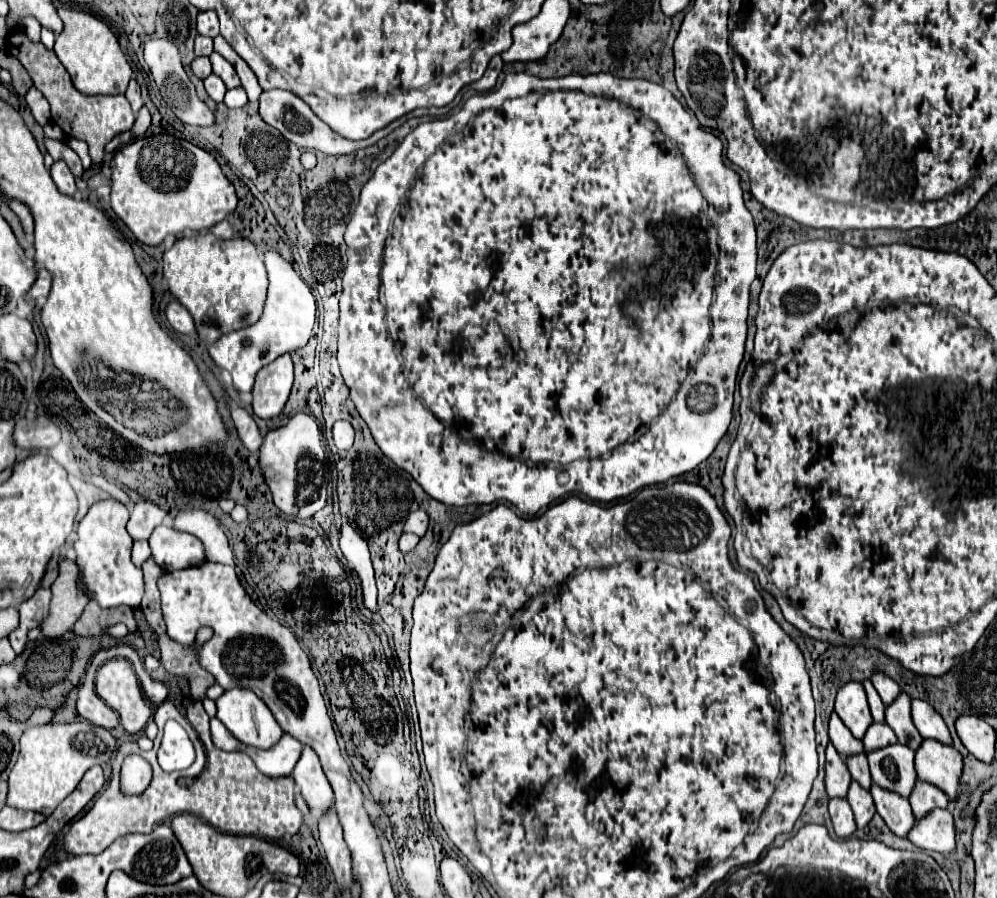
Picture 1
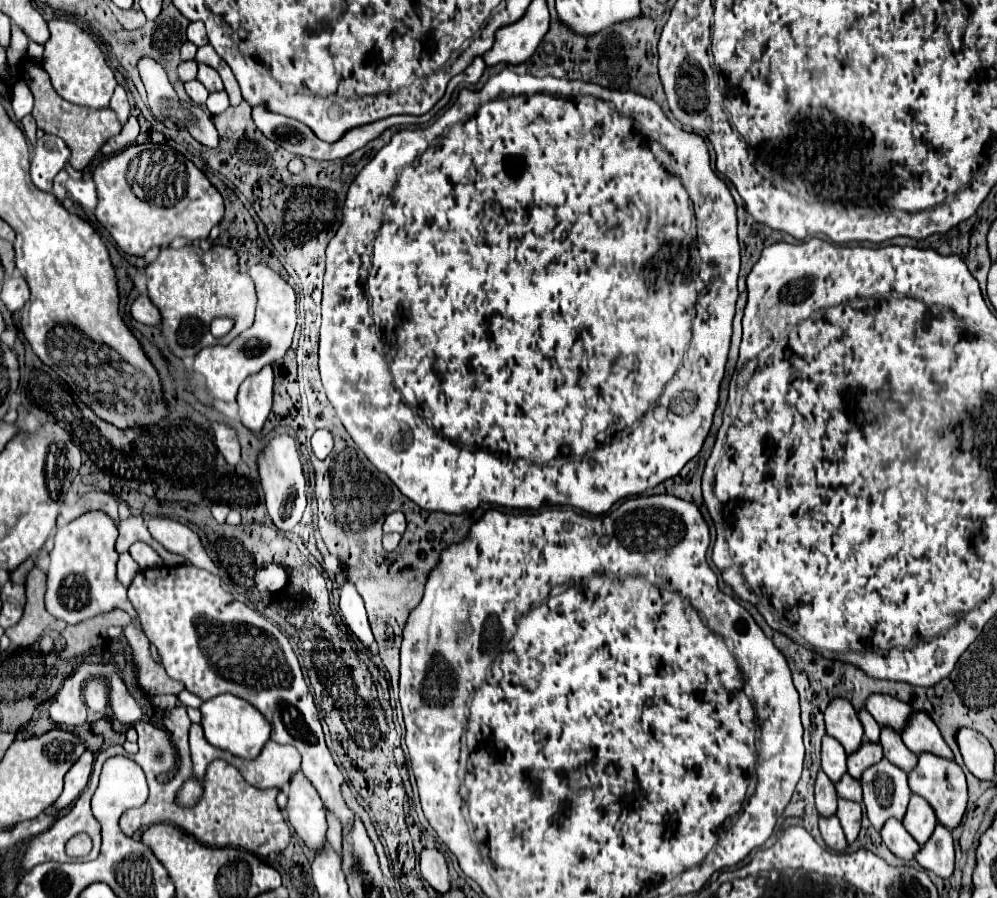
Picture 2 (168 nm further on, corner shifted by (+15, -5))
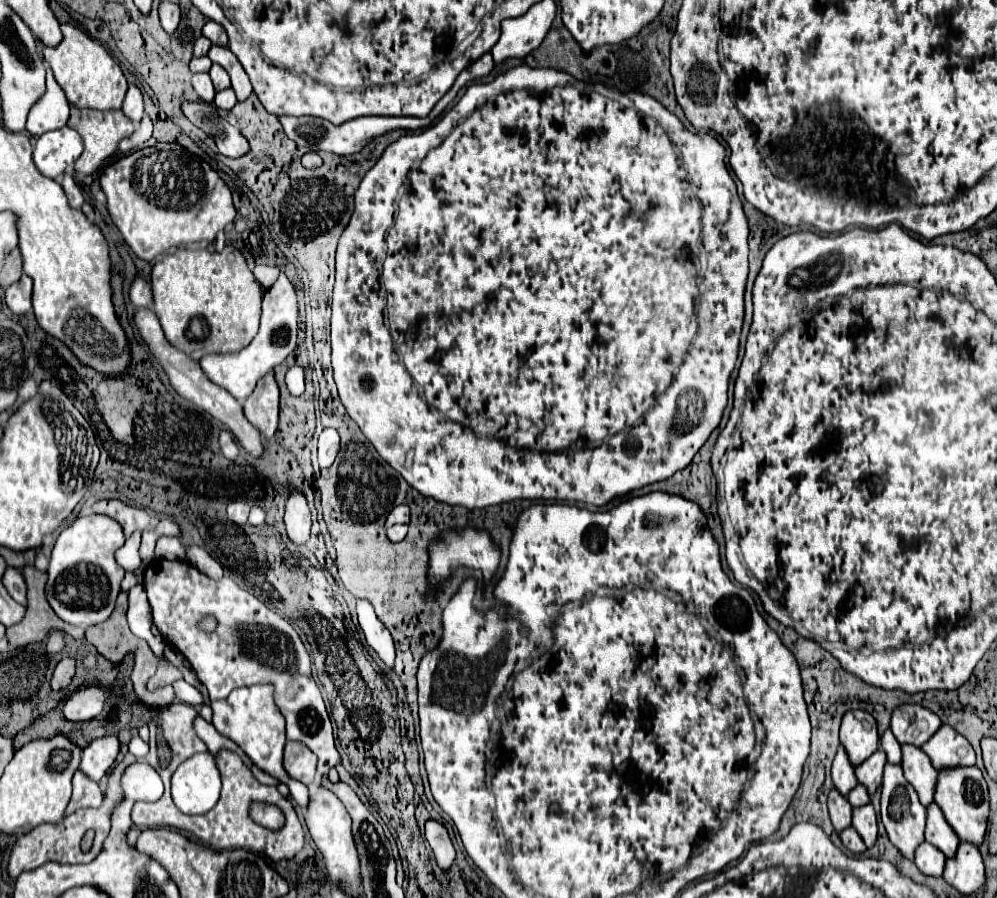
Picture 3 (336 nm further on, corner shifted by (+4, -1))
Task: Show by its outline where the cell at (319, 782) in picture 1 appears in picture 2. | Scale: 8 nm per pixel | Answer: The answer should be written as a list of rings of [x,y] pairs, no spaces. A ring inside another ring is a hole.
[[[301,772],[293,776],[289,784],[289,802],[287,802],[287,816],[291,826],[295,828],[297,836],[313,850],[319,852],[327,846],[327,820],[325,820],[325,806],[319,798],[317,790]]]

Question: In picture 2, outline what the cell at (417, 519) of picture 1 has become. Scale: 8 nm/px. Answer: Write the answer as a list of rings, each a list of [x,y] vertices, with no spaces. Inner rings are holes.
[[[393,512],[387,516],[387,520],[383,522],[383,532],[405,532],[405,516],[403,512]]]

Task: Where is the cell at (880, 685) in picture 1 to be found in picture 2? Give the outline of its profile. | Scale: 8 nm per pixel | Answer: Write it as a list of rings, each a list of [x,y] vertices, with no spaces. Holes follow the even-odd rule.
[[[877,694],[869,696],[867,700],[869,714],[879,722],[879,726],[889,726],[895,732],[903,732],[911,714],[915,712],[909,704],[889,696],[889,694]]]

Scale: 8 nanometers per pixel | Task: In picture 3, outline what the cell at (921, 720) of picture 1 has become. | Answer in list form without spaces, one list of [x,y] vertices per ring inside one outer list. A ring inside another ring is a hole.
[[[942,724],[942,728],[936,730],[936,736],[932,736],[922,750],[930,756],[936,770],[950,766],[972,766],[976,762],[970,742],[948,724]]]

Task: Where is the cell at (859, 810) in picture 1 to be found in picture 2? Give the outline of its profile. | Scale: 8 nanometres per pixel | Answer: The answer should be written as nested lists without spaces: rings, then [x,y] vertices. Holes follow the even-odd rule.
[[[839,800],[839,808],[835,816],[841,820],[847,842],[853,844],[861,830],[861,804],[851,802],[851,800]]]

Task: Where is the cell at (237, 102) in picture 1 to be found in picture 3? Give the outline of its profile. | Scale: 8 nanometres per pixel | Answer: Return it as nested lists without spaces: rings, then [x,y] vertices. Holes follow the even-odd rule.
[[[232,88],[218,92],[218,94],[216,94],[216,98],[214,98],[214,106],[216,106],[216,108],[220,108],[220,110],[230,110],[236,102],[238,102],[238,100],[236,100],[236,94],[234,94],[234,90],[232,90]]]

